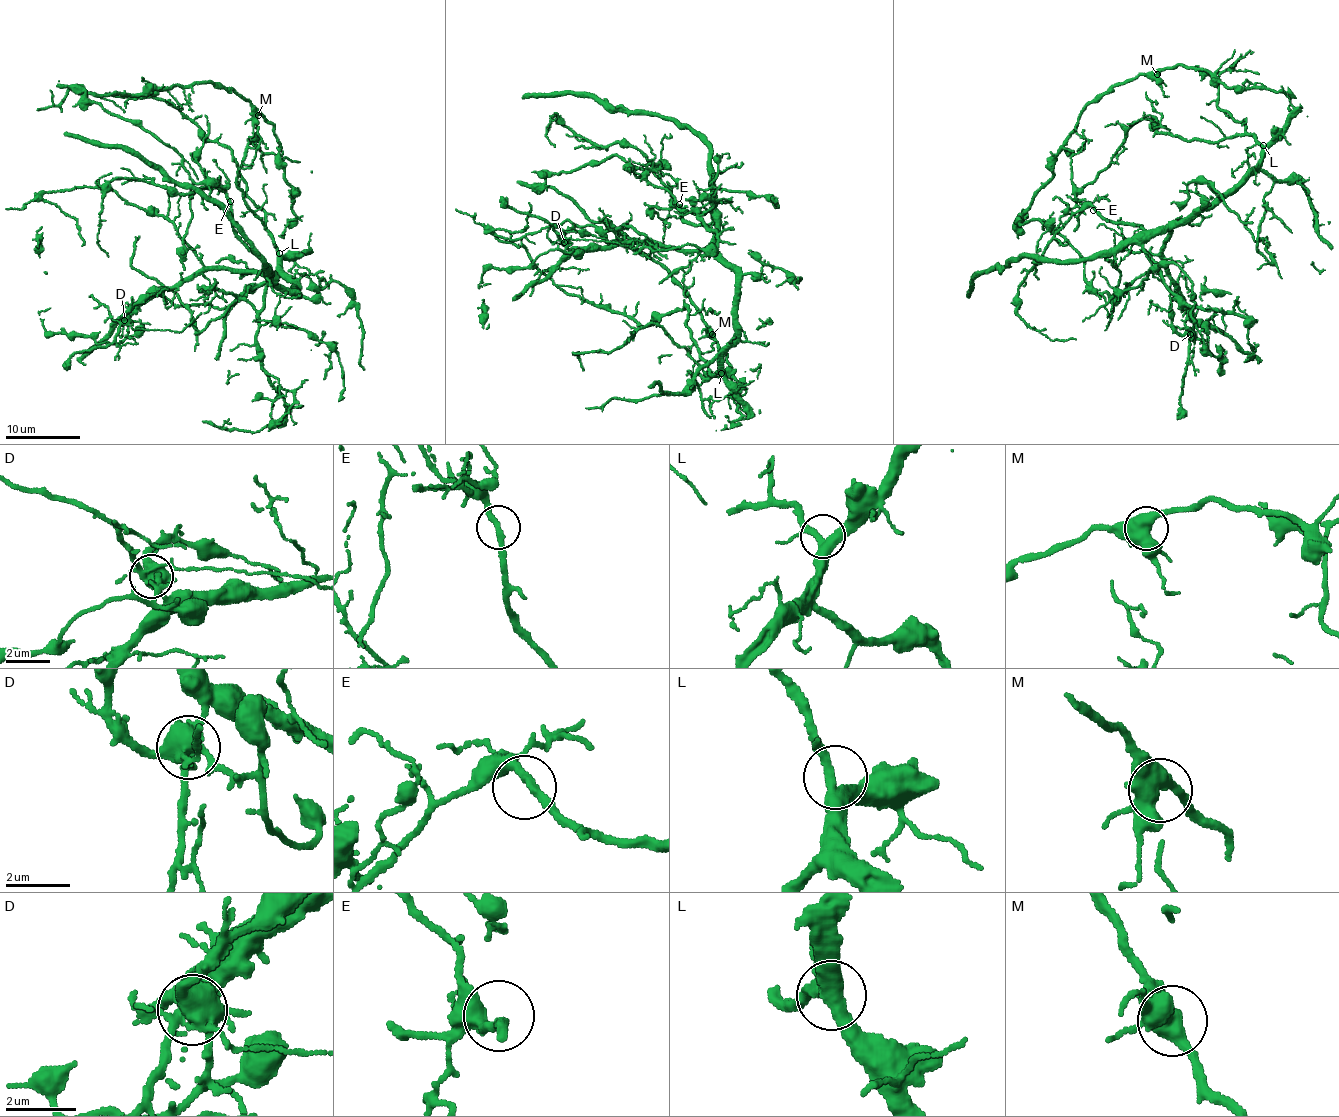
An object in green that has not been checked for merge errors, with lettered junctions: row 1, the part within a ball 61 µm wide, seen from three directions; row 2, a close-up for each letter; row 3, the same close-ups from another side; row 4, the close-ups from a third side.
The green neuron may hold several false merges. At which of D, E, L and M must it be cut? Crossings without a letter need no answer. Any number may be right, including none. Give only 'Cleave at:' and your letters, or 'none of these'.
Cleave at: D

